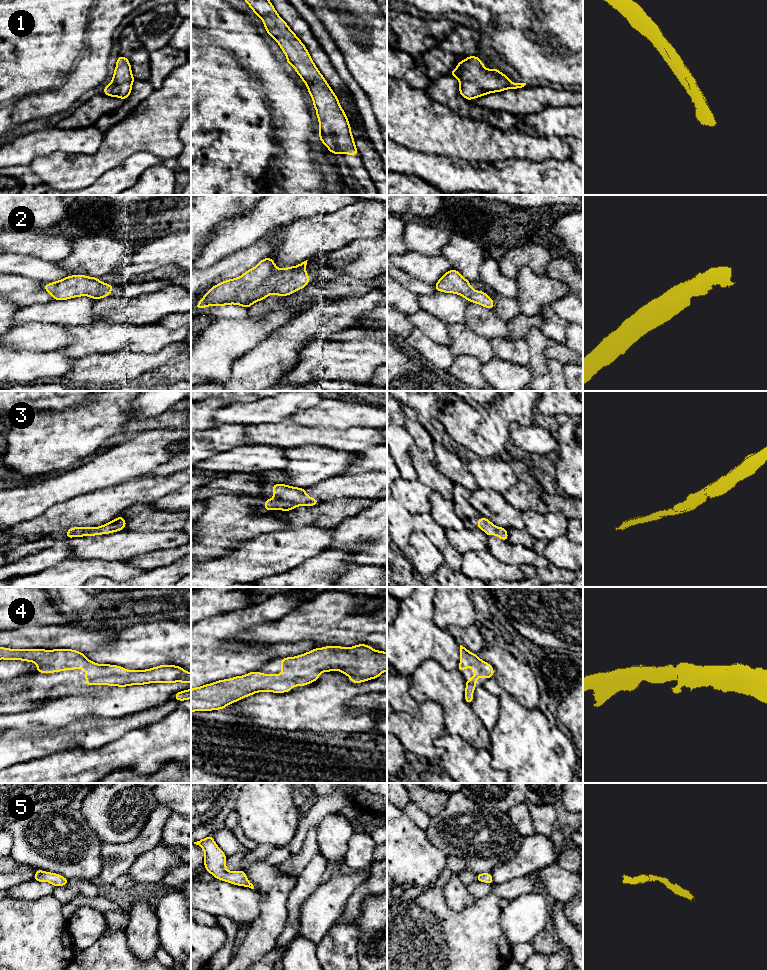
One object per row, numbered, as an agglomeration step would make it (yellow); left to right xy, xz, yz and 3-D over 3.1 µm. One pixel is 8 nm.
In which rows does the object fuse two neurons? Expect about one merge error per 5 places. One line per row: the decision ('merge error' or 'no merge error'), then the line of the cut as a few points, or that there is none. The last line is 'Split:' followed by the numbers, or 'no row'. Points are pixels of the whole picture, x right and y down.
1: no merge error; no cut
2: no merge error; no cut
3: no merge error; no cut
4: no merge error; no cut
5: no merge error; no cut
Split: no row

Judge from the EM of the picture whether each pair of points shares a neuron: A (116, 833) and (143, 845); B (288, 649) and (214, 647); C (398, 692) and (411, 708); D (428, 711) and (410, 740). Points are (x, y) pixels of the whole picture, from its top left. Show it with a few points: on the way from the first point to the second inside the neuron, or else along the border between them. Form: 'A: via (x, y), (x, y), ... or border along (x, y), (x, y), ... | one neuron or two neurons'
A: border along (146, 822), (141, 831), (130, 841), (108, 843) | two neurons
B: via (270, 653), (261, 657), (232, 657) | one neuron
C: via (399, 696), (407, 704) | one neuron
D: via (428, 718), (428, 722), (417, 733) | one neuron

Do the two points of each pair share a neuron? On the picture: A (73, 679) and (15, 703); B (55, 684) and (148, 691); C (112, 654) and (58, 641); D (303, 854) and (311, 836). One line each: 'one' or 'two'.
A: one
B: two
C: two
D: one

